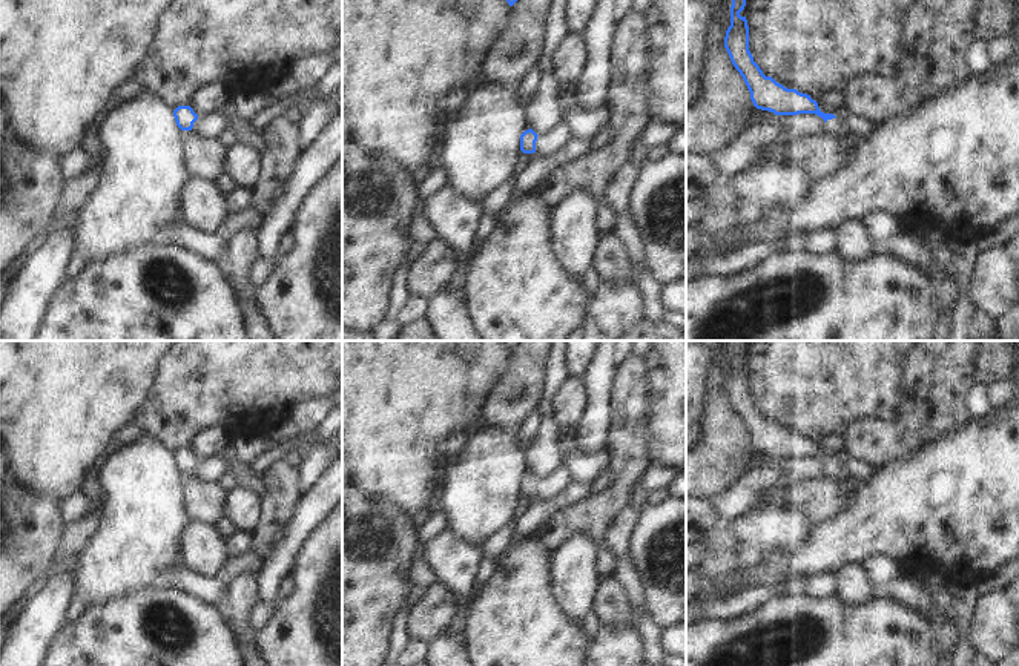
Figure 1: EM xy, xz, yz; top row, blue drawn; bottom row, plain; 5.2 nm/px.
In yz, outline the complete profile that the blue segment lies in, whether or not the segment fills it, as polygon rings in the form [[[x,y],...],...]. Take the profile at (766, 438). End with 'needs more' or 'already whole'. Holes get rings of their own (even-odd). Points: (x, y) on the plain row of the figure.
[[[730,341],[730,370],[726,374],[724,391],[732,408],[743,420],[754,450],[773,456],[775,459],[815,457],[824,463],[824,476],[835,483],[850,482],[853,491],[864,486],[866,480],[849,474],[846,467],[833,457],[821,456],[818,447],[812,443],[810,439],[801,437],[796,433],[787,433],[772,420],[763,417],[749,394],[747,364],[740,359],[746,350],[746,342],[747,341]]]; needs more

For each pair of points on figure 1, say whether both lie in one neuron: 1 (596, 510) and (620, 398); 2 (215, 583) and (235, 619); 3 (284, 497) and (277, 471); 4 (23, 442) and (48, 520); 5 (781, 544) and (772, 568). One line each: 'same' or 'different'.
1: same
2: different
3: same
4: different
5: different

